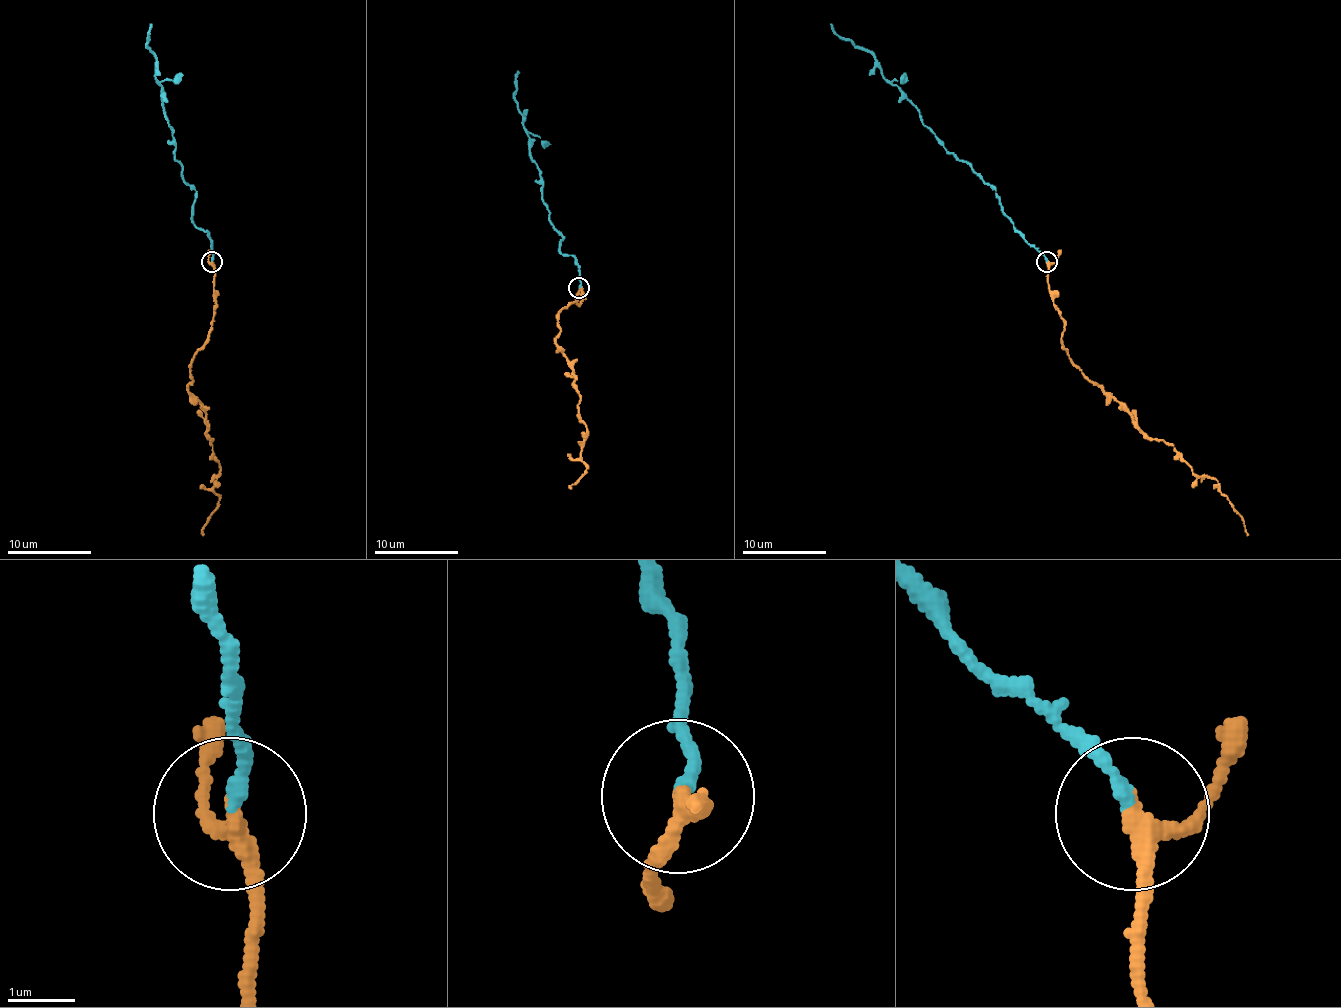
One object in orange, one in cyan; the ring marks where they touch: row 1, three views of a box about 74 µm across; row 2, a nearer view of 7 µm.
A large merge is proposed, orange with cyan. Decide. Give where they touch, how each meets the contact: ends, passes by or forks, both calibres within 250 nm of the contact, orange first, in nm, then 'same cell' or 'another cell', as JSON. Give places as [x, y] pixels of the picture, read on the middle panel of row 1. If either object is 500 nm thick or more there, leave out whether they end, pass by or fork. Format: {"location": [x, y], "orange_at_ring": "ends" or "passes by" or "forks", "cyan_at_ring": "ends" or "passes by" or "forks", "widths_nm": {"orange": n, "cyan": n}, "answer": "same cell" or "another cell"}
{"location": [579, 287], "orange_at_ring": "passes by", "cyan_at_ring": "ends", "widths_nm": {"orange": 240, "cyan": 180}, "answer": "same cell"}

